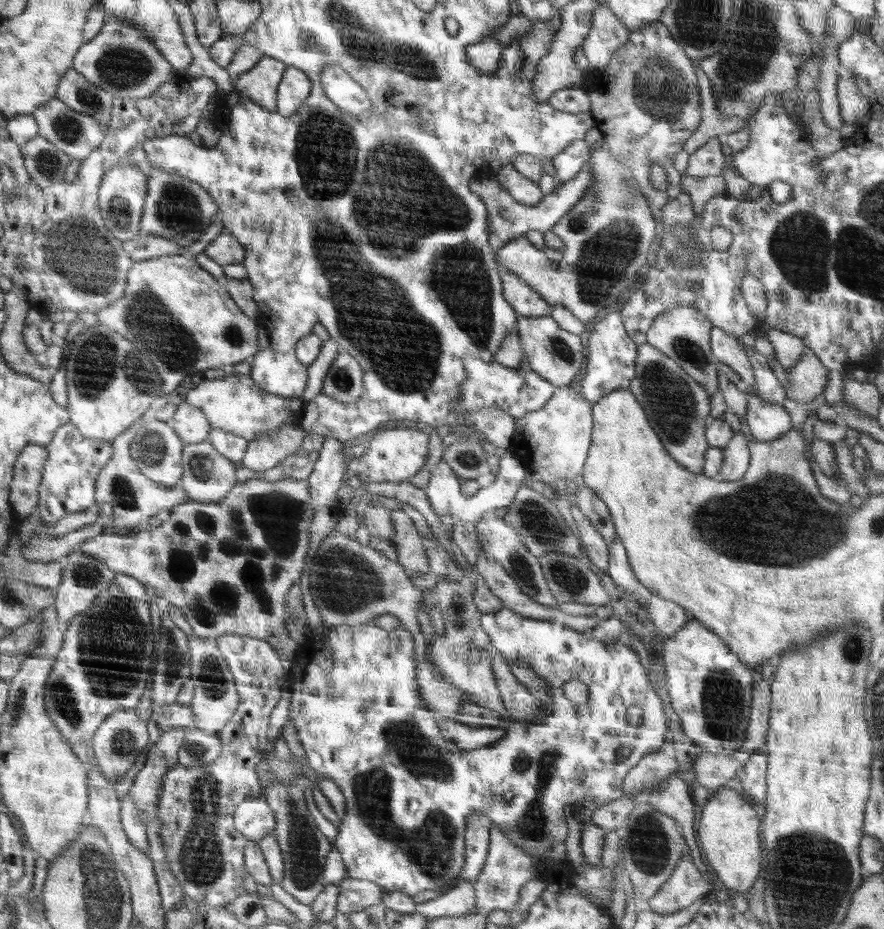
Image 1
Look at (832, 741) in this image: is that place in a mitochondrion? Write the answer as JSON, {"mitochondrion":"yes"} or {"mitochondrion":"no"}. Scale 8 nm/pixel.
{"mitochondrion":"no"}

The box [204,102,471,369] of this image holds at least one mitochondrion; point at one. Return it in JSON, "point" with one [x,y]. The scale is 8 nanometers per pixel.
{"point":[232,333]}

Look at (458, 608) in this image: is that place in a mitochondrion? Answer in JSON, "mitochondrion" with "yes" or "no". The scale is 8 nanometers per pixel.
{"mitochondrion":"no"}

